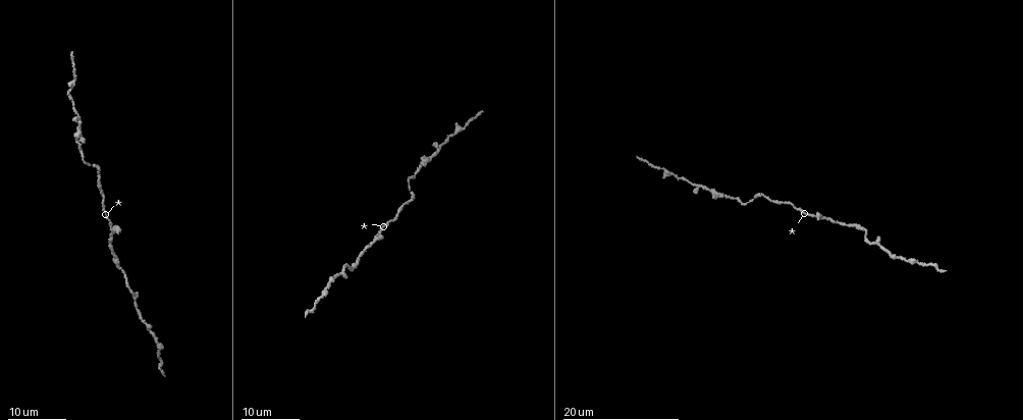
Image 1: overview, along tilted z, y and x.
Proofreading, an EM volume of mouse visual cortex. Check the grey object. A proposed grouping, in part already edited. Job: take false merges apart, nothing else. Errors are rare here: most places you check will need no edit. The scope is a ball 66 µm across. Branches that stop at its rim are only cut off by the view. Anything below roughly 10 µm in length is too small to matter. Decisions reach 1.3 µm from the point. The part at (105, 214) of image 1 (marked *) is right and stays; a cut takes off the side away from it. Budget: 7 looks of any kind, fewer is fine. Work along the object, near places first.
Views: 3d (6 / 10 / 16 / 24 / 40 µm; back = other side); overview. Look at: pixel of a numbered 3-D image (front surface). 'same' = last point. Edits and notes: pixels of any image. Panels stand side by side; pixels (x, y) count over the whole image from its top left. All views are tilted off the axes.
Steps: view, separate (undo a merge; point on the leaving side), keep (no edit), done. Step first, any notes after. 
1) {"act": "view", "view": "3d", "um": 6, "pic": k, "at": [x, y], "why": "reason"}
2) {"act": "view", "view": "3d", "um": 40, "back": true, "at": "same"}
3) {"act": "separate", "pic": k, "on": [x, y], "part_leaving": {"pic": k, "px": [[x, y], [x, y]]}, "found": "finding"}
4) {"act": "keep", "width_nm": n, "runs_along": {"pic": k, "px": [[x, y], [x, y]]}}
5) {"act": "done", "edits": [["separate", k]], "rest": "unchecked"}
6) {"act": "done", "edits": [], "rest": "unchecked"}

{"act": "view", "view": "3d", "um": 16, "pic": 1, "at": [377, 232], "why": "thick turns thin"}

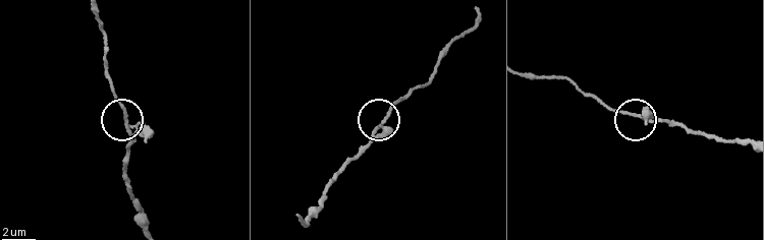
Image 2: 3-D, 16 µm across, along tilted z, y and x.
{"act": "view", "view": "3d", "um": 6, "pic": 2, "at": [632, 114]}

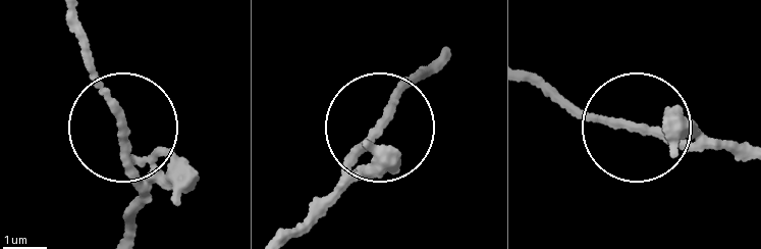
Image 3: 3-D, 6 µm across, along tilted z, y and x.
{"act": "keep", "runs_along": {"pic": 3, "px": [[405, 82], [332, 195]]}, "found": "continuous, no second cell"}

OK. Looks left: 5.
{"act": "view", "view": "3d", "um": 16, "pic": 1, "at": [117, 264], "why": "sudden change in width"}

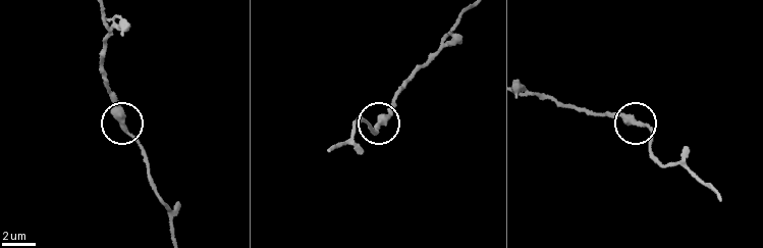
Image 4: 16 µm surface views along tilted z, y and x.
{"act": "view", "view": "3d", "um": 6, "pic": 4, "at": [376, 128], "why": "zoom in"}

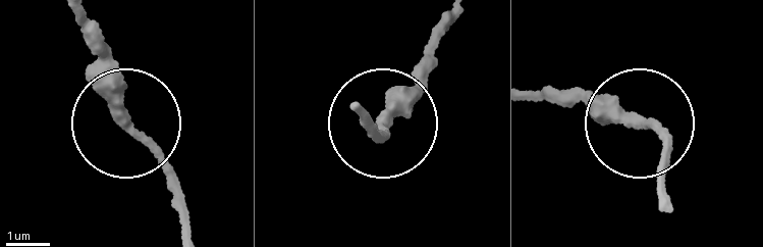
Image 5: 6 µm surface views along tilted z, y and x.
{"act": "keep", "found": "continuous, no second cell"}

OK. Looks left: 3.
{"act": "view", "view": "3d", "um": 24, "pic": 1, "at": [436, 148]}

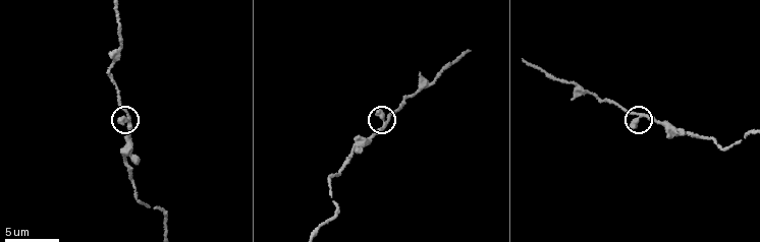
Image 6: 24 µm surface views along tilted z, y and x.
{"act": "view", "view": "3d", "um": 6, "pic": 6, "at": [128, 117], "why": "zoom in"}

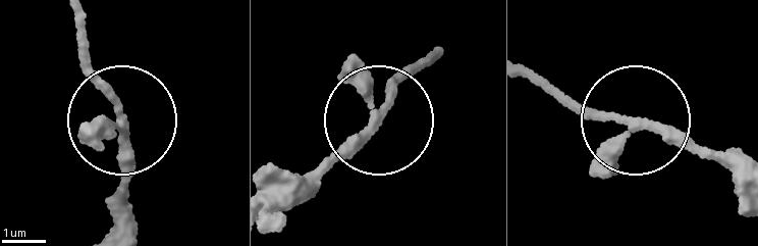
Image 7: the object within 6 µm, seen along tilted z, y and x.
{"act": "keep", "arms": 3, "runs_along": {"pic": 7, "px": [[735, 168], [691, 140], [589, 111], [545, 82]]}, "found": "all the same cell"}

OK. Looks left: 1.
{"act": "done", "edits": [], "rest": "unchecked"}

